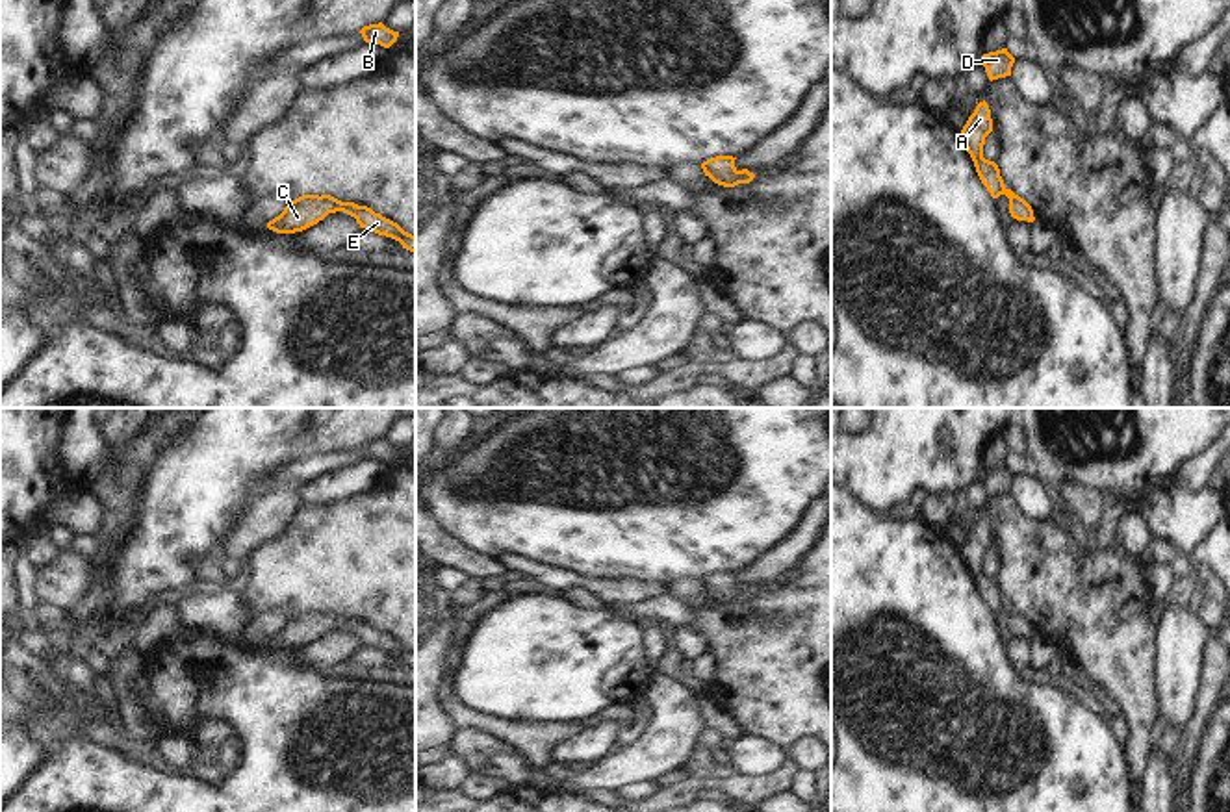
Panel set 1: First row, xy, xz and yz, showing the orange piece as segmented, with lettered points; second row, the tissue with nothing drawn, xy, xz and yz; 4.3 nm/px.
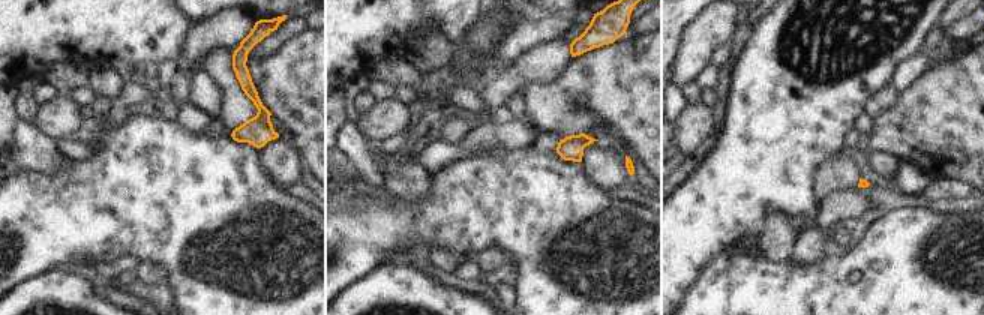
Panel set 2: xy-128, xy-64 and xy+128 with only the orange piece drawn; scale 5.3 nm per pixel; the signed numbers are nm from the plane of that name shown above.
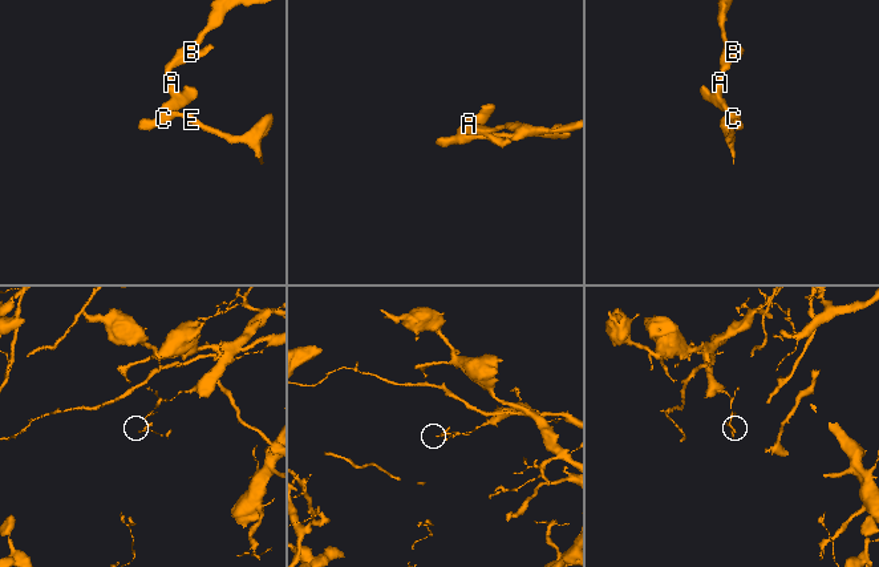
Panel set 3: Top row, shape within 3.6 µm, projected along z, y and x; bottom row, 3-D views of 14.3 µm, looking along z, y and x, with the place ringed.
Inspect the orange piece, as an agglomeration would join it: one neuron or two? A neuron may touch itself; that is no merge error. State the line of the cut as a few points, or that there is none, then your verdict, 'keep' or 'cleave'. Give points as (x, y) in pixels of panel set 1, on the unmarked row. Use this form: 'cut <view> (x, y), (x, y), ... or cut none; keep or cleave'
cut none; keep

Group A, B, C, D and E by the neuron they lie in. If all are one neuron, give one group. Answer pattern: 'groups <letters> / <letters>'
groups A B C D E

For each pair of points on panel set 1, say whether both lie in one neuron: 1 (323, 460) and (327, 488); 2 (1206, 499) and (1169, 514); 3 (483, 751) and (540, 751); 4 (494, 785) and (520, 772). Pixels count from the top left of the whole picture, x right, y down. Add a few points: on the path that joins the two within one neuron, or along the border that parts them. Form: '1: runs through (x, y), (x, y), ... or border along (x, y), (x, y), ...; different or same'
1: border along (364, 456), (351, 464), (325, 469), (299, 484); different
2: runs through (1197, 508), (1191, 514), (1178, 514); same
3: border along (477, 731), (511, 746), (533, 768), (531, 785); different
4: border along (470, 772), (498, 775), (511, 786); different

